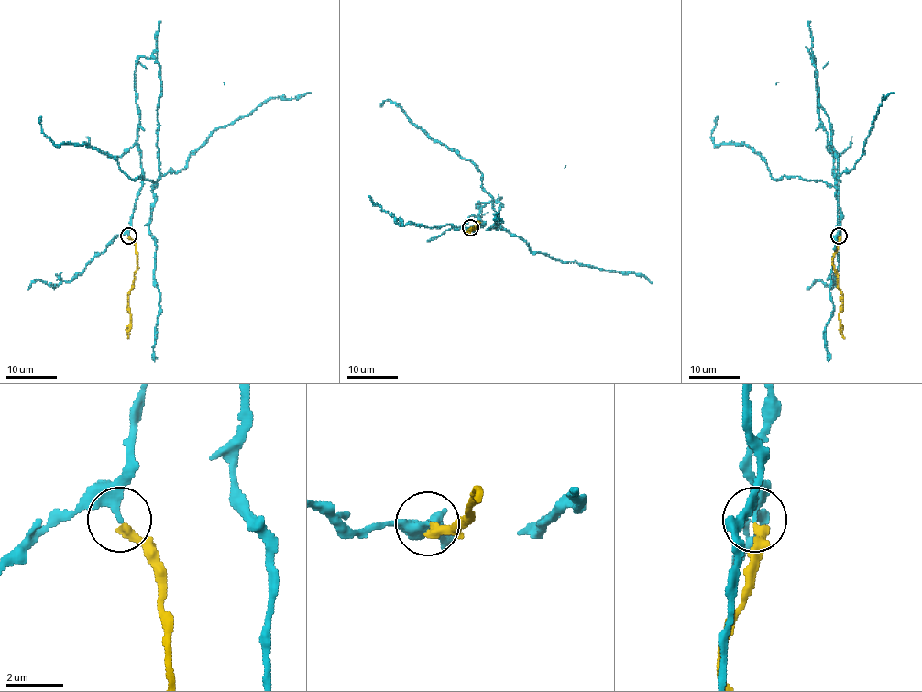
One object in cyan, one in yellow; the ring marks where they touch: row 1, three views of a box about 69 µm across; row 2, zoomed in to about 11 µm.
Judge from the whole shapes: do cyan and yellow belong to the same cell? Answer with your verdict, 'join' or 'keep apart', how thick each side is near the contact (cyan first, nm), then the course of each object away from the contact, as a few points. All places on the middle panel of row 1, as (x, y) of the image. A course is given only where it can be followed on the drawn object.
keep apart; calibres 340 and 320 nm; course cyan (470, 227), (483, 225), (481, 202), (502, 204), (500, 226), (481, 172), (397, 104), (382, 105); course yellow (470, 227), (474, 228), (479, 222), (469, 234)

